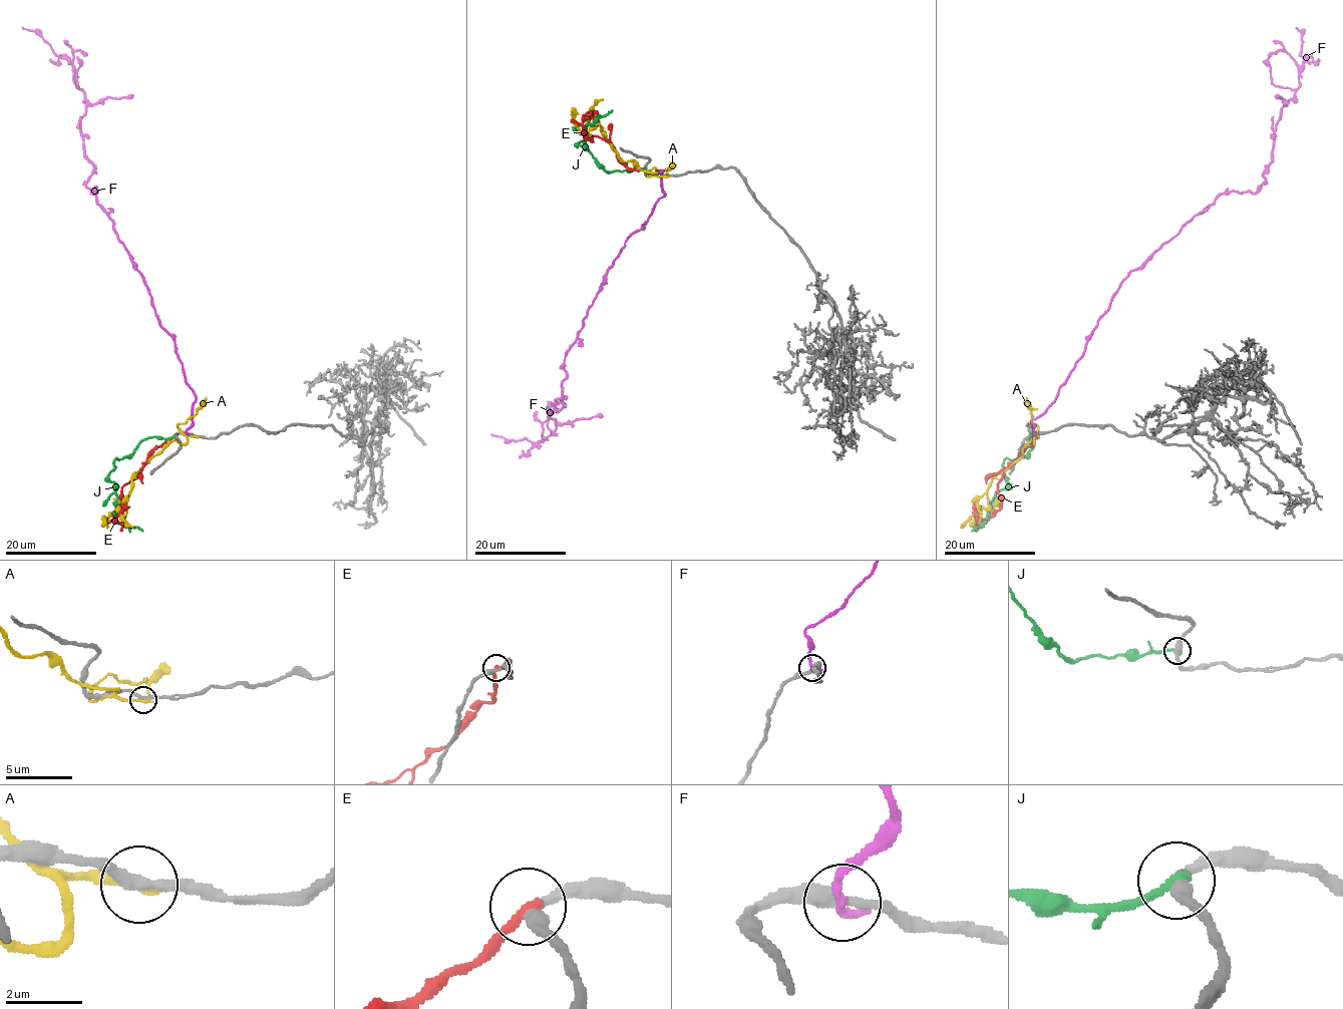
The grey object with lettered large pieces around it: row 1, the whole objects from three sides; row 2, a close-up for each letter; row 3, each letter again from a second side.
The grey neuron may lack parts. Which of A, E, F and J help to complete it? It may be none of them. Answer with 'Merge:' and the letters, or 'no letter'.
Merge: no letter

